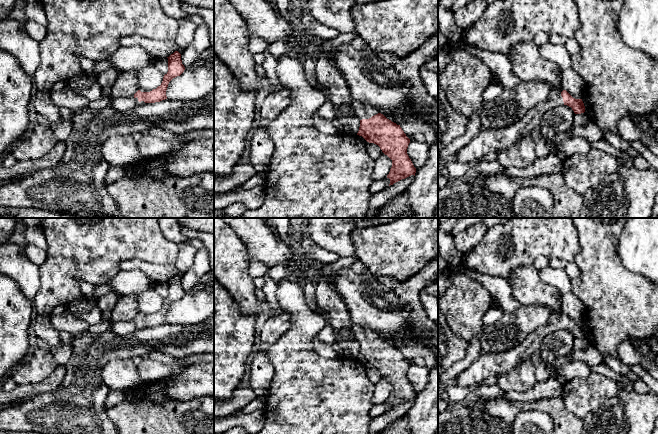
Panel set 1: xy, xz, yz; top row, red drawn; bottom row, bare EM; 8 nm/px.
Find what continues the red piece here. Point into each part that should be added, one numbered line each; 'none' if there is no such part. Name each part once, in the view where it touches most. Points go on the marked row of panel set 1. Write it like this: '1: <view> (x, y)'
1: xz (363, 110)

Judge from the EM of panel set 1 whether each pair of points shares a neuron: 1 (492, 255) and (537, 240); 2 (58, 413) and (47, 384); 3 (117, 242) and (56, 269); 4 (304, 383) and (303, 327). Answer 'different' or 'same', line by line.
1: same
2: different
3: same
4: same

